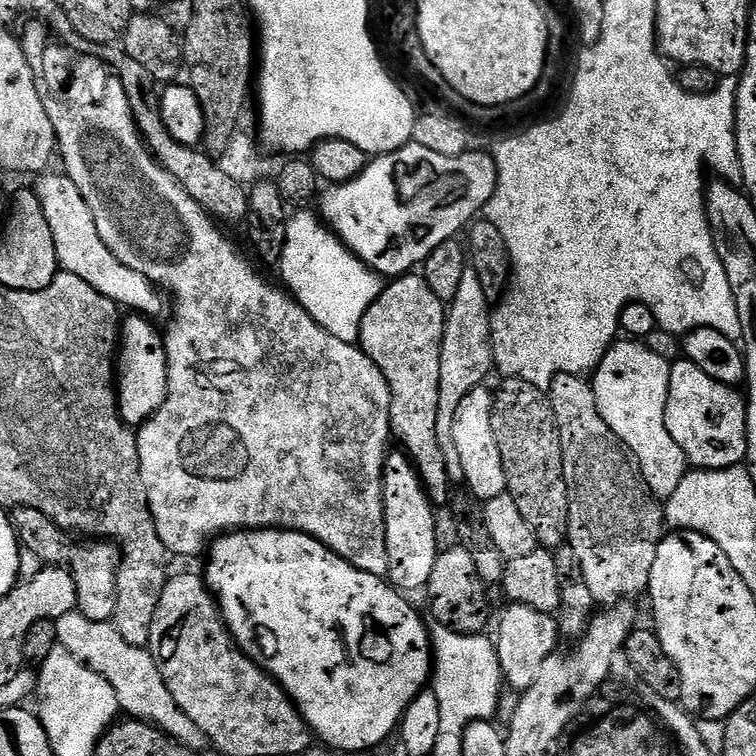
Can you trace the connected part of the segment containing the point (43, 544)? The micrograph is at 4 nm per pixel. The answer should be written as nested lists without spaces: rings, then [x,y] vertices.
[[[14,508],[11,509],[10,515],[22,548],[36,554],[44,566],[70,570],[74,586],[78,586],[76,611],[90,618],[90,622],[109,623],[115,617],[118,606],[120,549],[115,544],[99,538],[91,542],[77,542],[69,533],[61,530],[51,518],[42,514],[42,510]]]

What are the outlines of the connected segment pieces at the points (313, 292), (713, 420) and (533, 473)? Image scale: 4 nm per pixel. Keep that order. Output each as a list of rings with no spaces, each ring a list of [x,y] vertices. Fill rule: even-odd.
[[[296,210],[289,215],[278,271],[284,279],[283,287],[308,311],[310,318],[334,338],[351,344],[360,339],[362,314],[370,310],[385,285],[380,273],[364,265],[312,210]]]
[[[683,358],[675,361],[670,370],[670,390],[666,398],[666,430],[686,454],[689,465],[700,470],[735,468],[745,463],[748,454],[748,405],[736,388],[714,382],[710,374],[698,370],[694,362]]]
[[[511,378],[503,381],[504,385],[494,392],[492,402],[492,425],[494,426],[494,438],[498,438],[498,450],[502,454],[502,466],[506,470],[506,482],[508,483],[508,491],[514,498],[514,502],[518,502],[518,511],[522,514],[522,518],[526,518],[526,523],[530,525],[530,530],[534,530],[536,542],[539,547],[555,550],[565,544],[568,538],[568,523],[570,522],[570,506],[568,505],[568,487],[566,486],[566,478],[564,477],[564,467],[562,466],[562,446],[560,445],[560,431],[556,425],[554,418],[554,410],[550,406],[545,389],[530,386],[530,382],[522,382],[521,380],[513,380]]]

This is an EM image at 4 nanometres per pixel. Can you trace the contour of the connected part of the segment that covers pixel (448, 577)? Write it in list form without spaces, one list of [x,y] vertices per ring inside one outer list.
[[[459,546],[445,552],[443,549],[434,562],[434,574],[430,574],[426,589],[428,604],[432,607],[431,619],[467,636],[481,635],[488,624],[488,592],[489,585],[482,582],[474,566],[474,558],[470,558],[466,549]]]

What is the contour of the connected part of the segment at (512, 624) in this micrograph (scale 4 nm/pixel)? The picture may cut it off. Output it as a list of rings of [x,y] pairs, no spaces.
[[[509,603],[507,607],[508,609],[500,616],[494,643],[503,683],[513,693],[523,694],[530,686],[534,686],[534,678],[538,678],[542,662],[546,662],[546,658],[550,658],[553,652],[557,651],[556,640],[561,639],[560,627],[557,626],[555,615],[551,612],[513,603]]]

